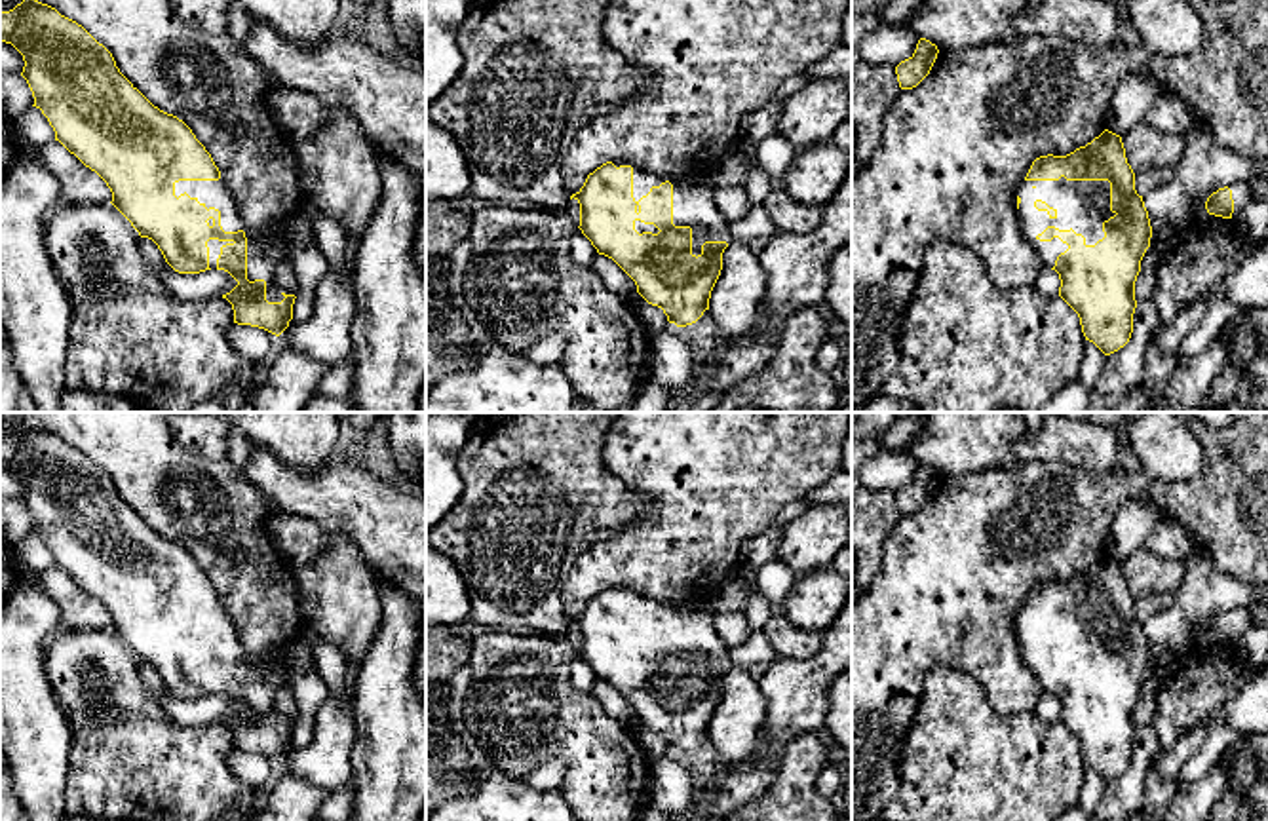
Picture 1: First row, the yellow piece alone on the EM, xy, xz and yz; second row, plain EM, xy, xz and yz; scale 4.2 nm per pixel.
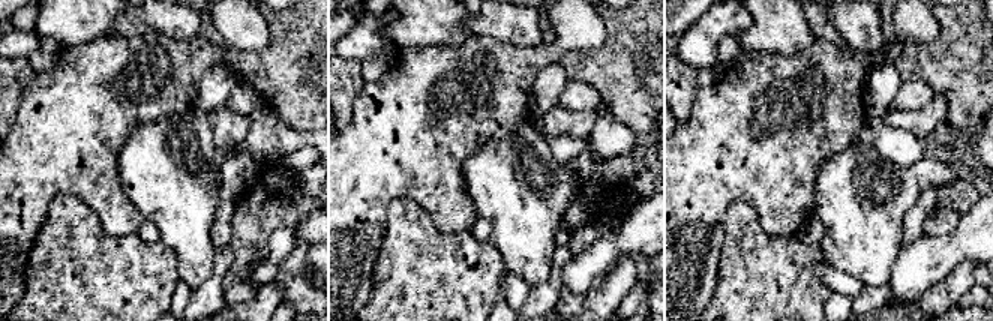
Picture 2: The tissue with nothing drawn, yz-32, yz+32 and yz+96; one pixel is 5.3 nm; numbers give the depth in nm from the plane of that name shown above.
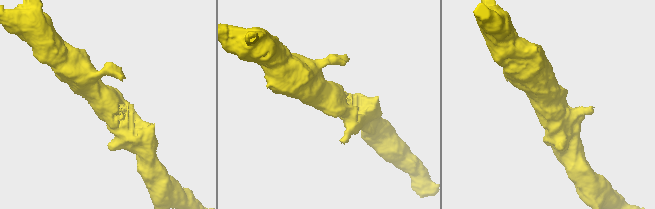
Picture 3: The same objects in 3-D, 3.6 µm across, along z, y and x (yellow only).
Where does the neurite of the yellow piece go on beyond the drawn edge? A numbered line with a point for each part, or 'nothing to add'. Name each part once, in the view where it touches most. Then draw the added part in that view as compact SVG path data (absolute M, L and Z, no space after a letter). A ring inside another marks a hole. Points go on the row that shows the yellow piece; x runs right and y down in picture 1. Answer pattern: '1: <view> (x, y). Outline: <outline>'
1: yz (1084, 206). Outline: M1023 181L1017 196L1023 236L1032 243L1044 266L1053 268L1061 253L1068 249L1059 238L1040 241L1036 236L1047 226L1074 230L1095 245L1105 238L1103 222L1114 217L1110 211L1108 181Z

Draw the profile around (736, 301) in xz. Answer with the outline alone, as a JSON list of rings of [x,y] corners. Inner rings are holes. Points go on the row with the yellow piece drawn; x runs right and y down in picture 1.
[[[732,239],[722,253],[722,270],[711,291],[709,312],[715,344],[747,336],[759,323],[766,293],[766,272],[759,253]]]

